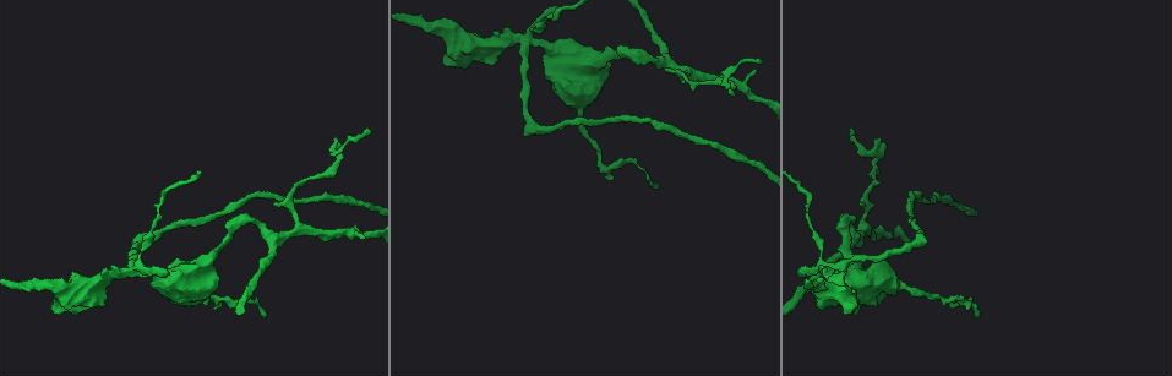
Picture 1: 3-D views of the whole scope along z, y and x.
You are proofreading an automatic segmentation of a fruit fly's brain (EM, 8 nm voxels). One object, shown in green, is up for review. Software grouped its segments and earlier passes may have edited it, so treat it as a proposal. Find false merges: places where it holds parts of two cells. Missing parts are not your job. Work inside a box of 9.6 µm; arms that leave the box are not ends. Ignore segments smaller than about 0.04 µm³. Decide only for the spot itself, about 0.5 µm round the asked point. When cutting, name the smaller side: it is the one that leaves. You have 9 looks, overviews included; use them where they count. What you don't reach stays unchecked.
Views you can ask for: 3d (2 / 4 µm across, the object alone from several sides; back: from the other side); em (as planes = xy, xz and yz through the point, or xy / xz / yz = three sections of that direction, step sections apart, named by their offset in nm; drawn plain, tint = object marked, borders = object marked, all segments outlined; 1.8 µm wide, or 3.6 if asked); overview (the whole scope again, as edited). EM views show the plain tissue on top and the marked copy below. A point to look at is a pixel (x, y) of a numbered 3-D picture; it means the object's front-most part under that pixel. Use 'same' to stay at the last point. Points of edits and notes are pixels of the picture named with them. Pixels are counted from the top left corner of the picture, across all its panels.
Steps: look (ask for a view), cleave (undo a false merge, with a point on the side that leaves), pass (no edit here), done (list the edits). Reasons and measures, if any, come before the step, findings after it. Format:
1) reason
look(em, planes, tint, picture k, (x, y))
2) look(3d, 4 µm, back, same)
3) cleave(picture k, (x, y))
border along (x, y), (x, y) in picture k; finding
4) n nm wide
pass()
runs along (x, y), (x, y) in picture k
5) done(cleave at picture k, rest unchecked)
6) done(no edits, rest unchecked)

calibre changes
look(3d, 4 µm, picture 1, (901, 285))

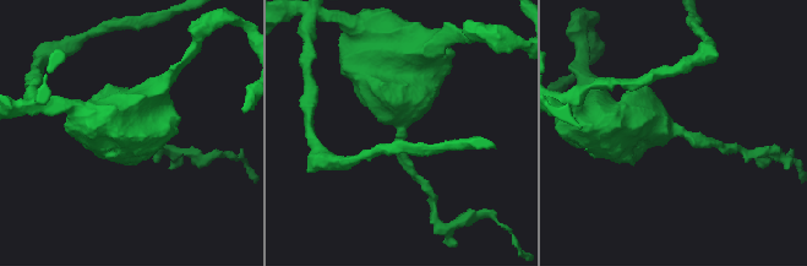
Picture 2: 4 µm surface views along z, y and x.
need the tissue
look(em, 3.6 µm, yz, step 4, tint, picture 2, (400, 124))

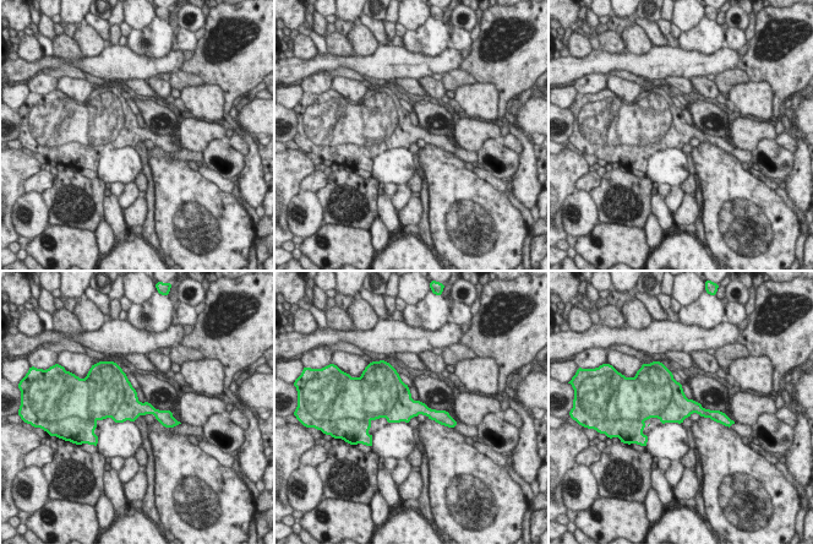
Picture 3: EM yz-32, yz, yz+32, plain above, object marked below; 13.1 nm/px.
look(em, 3.6 µm, planes, tint, same)

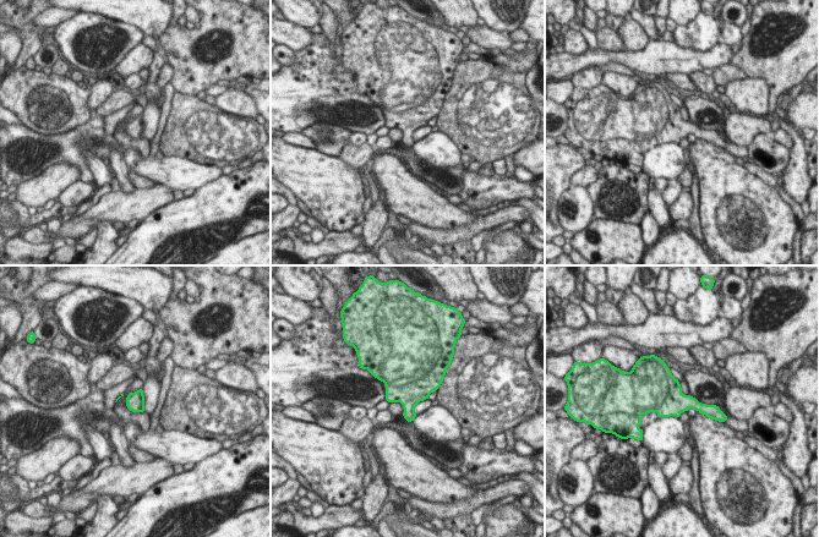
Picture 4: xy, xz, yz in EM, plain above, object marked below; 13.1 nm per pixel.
pass()
all the same cell

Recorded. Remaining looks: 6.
narrows sharply
look(3d, 2 µm, picture 1, (136, 272))

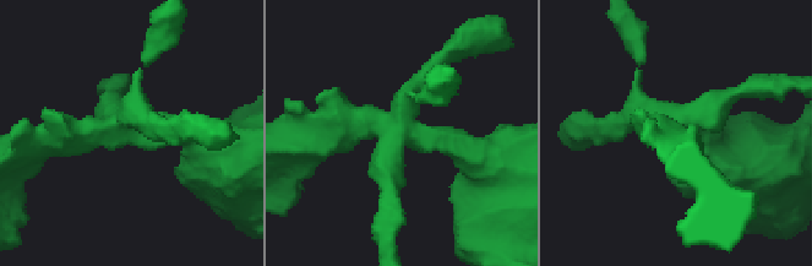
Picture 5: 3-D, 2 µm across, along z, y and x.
now the EM
look(em, yz, step 8, tint, picture 5, (130, 122))

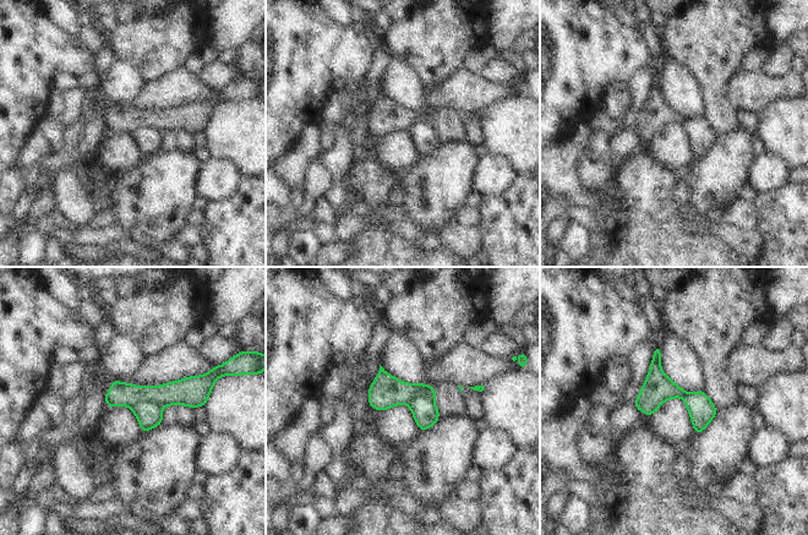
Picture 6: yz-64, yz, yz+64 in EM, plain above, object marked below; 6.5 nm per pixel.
cut it another way
look(em, planes, tint, same)

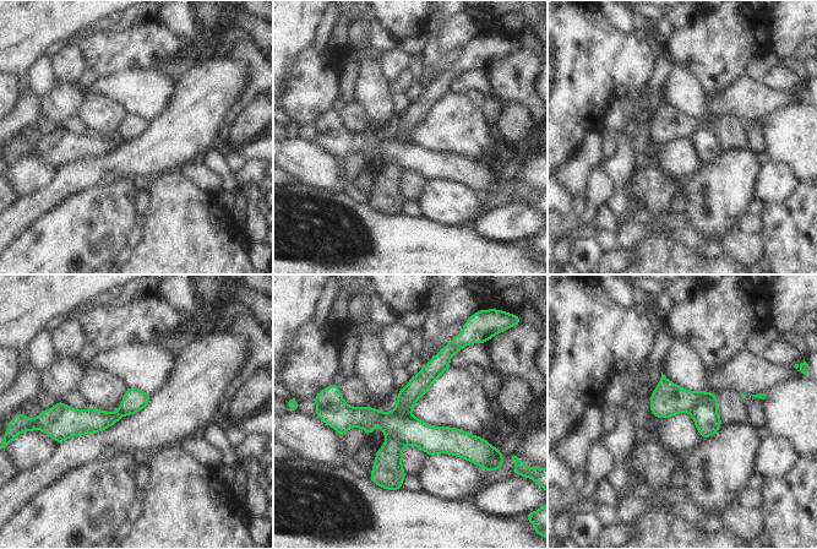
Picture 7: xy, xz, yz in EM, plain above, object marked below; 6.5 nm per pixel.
cleave(picture 7, (668, 400))
border along (715, 407), (700, 405), (690, 413) in picture 7; two cells meet here

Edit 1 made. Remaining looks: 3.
done(cleave at picture 7, rest unchecked)

